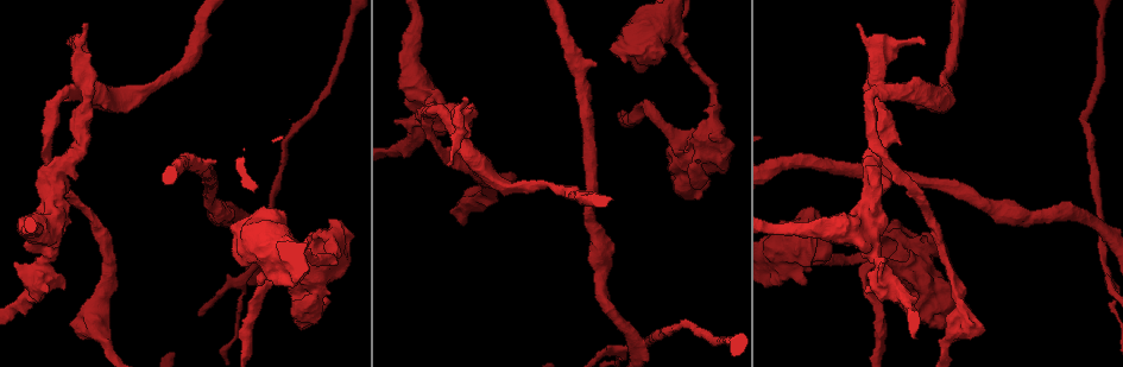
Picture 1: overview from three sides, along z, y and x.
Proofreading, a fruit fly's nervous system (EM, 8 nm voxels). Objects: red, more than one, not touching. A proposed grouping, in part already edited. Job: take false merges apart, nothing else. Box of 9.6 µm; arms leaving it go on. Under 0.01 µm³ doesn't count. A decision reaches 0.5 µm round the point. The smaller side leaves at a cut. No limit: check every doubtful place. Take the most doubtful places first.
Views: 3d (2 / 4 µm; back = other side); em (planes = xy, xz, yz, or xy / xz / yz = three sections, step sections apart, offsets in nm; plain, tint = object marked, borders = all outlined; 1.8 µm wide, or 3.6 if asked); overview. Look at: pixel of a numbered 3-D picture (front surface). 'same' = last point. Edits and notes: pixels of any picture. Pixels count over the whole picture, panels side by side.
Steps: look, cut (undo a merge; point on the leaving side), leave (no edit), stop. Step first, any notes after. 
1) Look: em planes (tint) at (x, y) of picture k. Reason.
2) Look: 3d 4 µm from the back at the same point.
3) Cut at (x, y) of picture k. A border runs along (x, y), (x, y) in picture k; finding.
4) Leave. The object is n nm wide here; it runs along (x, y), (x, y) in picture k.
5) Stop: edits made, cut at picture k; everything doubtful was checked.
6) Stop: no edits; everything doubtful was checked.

Look: em xz step 16 (tint) at (1101, 229) of picture 1. Four or more arms meet.

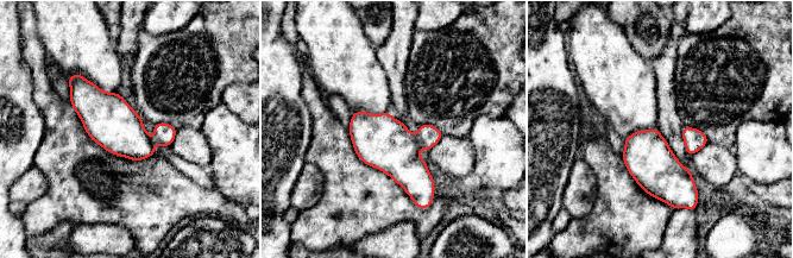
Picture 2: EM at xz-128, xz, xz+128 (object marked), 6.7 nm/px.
Cut at (428, 136) of picture 2. The object is 180 nm wide here; a border runs along (415, 136), (421, 146) in picture 2; two neurons meet here.

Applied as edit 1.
Look: 3d 2 µm from the back at (46, 189) of picture 1. Looks like a crossing.

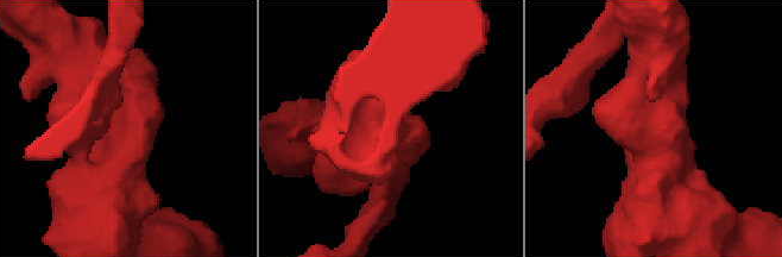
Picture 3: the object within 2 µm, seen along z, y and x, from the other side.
Look: em yz step 4 (tint) at (131, 126) of picture 3. 4 arms meet here.

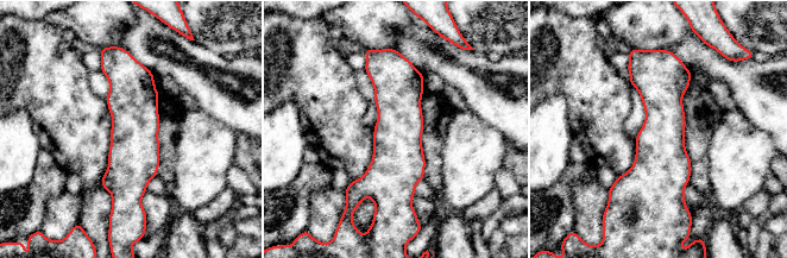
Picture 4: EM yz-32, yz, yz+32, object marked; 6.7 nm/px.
Look: em xz step 8 (tint) at the same point. Another direction.

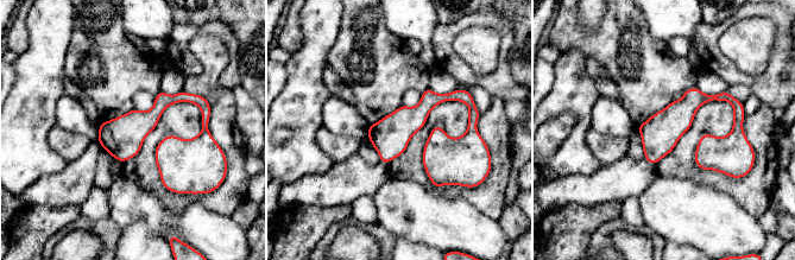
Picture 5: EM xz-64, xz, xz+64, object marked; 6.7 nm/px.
Leave. The object is 260 nm wide here; all the same neuron.

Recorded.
Look: 3d 4 µm at (857, 229) of picture 1.

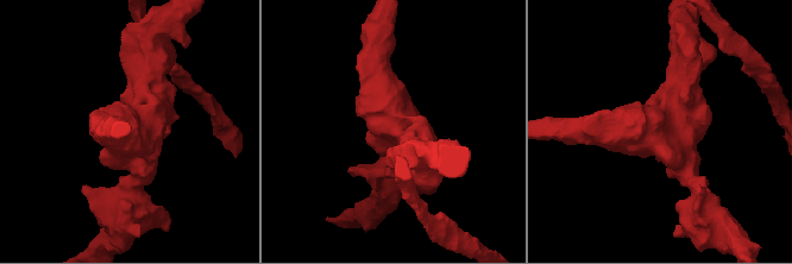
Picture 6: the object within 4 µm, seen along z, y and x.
Look: em 3.6 µm planes (tint) at (142, 131) of picture 6. Now the EM.

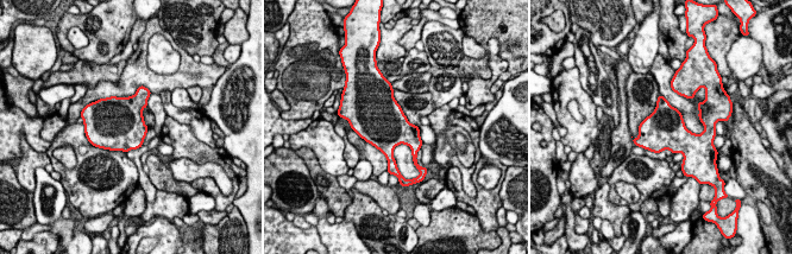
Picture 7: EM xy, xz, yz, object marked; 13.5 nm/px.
Leave. The object is 550 nm wide here; all the same neuron.

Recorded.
Look: 3d 4 µm at (285, 266) of picture 1. Abrupt turn.

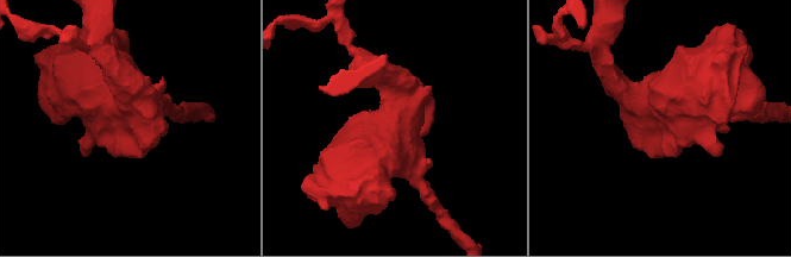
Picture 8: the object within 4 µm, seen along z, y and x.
Look: em 3.6 µm xz step 8 (tint) at (678, 128) of picture 8. Need the tissue.

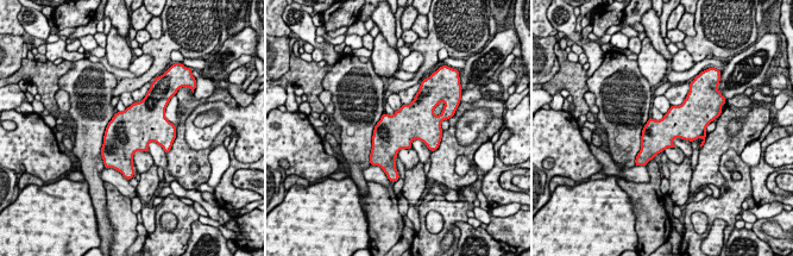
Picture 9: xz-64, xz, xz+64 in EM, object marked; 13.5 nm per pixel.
Leave. The object is 380 nm wide here; all the same neuron.

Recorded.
Look: em 3.6 µm xz step 8 (tint) at (883, 275) of picture 1. Arms part here.

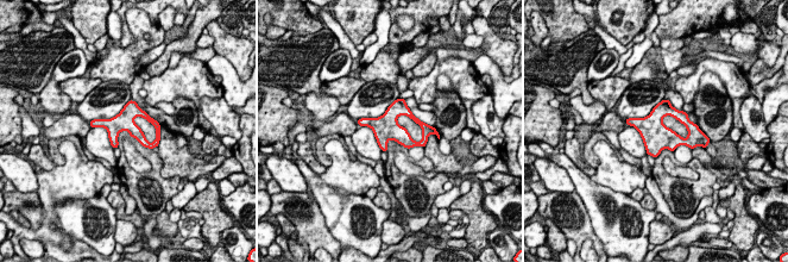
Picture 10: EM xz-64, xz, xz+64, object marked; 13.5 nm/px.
Look: em 3.6 µm planes (tint) at the same point.

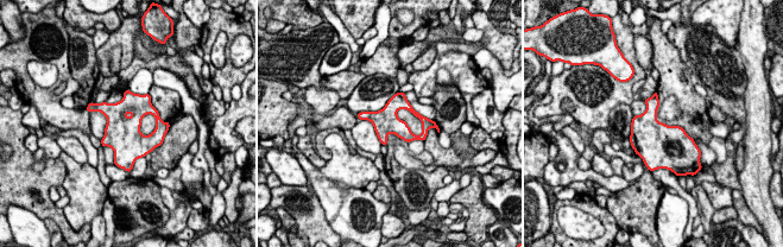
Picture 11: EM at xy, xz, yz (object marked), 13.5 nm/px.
Leave. One neuron here.

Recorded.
Look: em planes (tint) at (84, 85) of picture 1. Four or more arms meet.

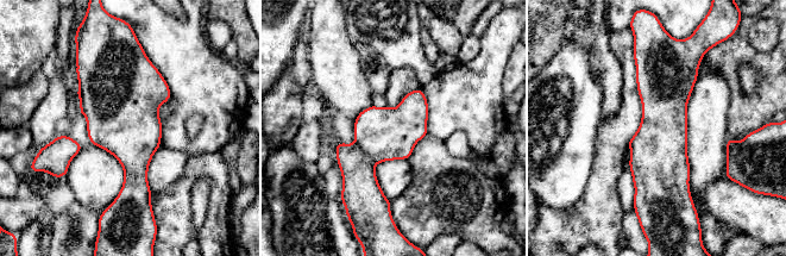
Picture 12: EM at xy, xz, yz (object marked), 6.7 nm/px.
Cut at (384, 133) of picture 12. A second neuron is stuck on.

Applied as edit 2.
Look: overview. Redraw.

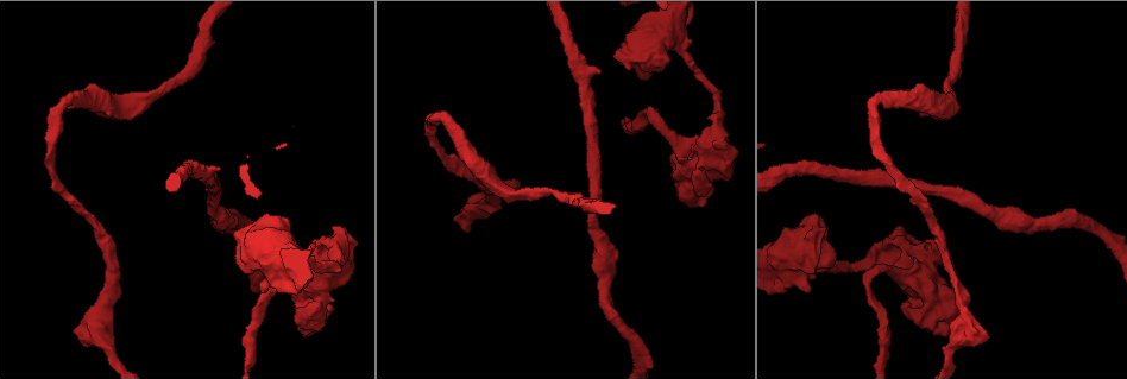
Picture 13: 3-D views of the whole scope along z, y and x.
Look: em planes (plain) at (931, 299) of picture 13. Calibre changes.

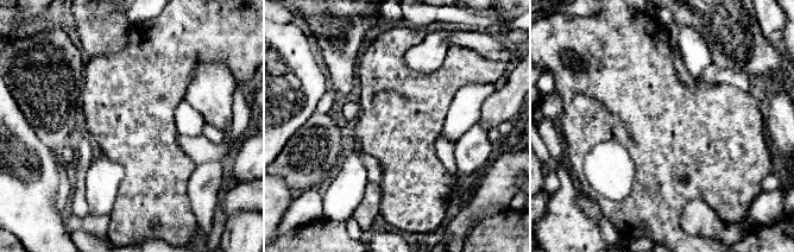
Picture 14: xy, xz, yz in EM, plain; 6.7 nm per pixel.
Look: em planes (tint) at the same point. Where the object lies.

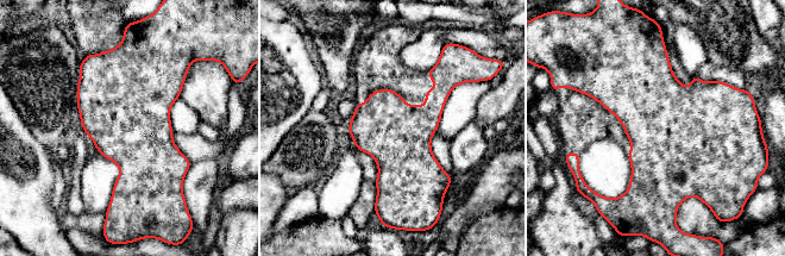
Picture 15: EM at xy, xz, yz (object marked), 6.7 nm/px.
Leave. The object is 460 nm wide here; all the same neuron.

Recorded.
Stop: edits made, cut at picture 2, cut at picture 12; everything doubtful was checked.

